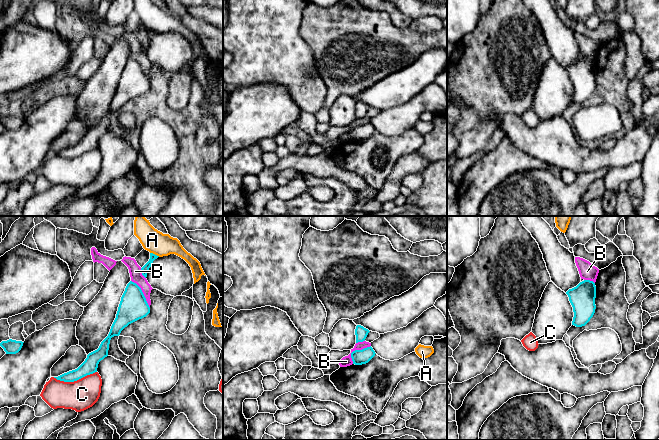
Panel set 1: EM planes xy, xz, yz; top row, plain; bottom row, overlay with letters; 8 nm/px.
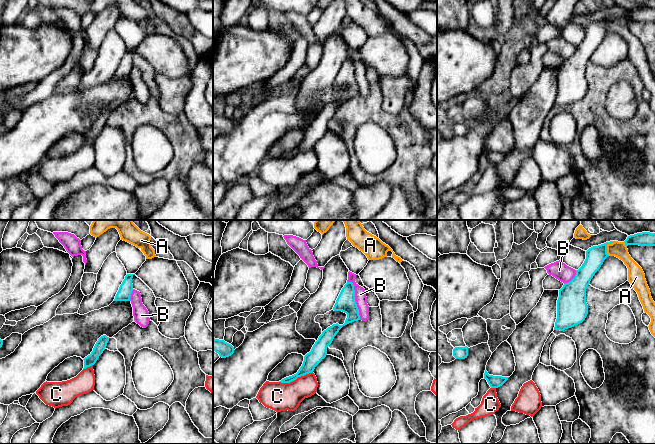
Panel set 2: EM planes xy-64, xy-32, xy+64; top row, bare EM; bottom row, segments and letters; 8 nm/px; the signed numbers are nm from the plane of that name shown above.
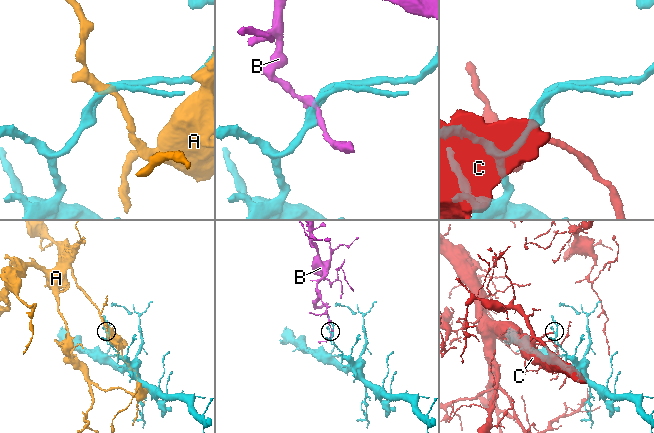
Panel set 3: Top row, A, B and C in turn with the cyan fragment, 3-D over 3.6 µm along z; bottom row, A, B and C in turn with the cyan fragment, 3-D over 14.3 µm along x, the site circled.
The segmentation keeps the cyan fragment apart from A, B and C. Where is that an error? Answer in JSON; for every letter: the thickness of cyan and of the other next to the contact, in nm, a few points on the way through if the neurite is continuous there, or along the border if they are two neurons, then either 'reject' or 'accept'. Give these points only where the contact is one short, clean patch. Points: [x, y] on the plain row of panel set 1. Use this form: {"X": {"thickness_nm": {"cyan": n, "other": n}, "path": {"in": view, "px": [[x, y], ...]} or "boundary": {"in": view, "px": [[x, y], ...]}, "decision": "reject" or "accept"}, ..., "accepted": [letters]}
{"A": {"thickness_nm": {"cyan": 60, "other": 190}, "decision": "reject"}, "B": {"thickness_nm": {"cyan": 120, "other": 80}, "boundary": {"in": "xz", "px": [[370, 121], [361, 125], [355, 125], [351, 129], [352, 139]]}, "decision": "reject"}, "C": {"thickness_nm": {"cyan": 120, "other": 240}, "decision": "reject"}, "accepted": []}

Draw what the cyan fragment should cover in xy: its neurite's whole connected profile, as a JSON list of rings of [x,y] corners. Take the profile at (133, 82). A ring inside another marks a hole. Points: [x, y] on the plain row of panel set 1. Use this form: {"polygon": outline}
{"polygon": [[[130,57],[121,73],[116,94],[110,108],[101,118],[99,124],[89,129],[85,137],[77,145],[54,154],[64,158],[74,158],[97,148],[99,138],[108,132],[111,114],[119,112],[125,103],[146,93],[149,89],[150,83],[141,64],[136,59]]]}

